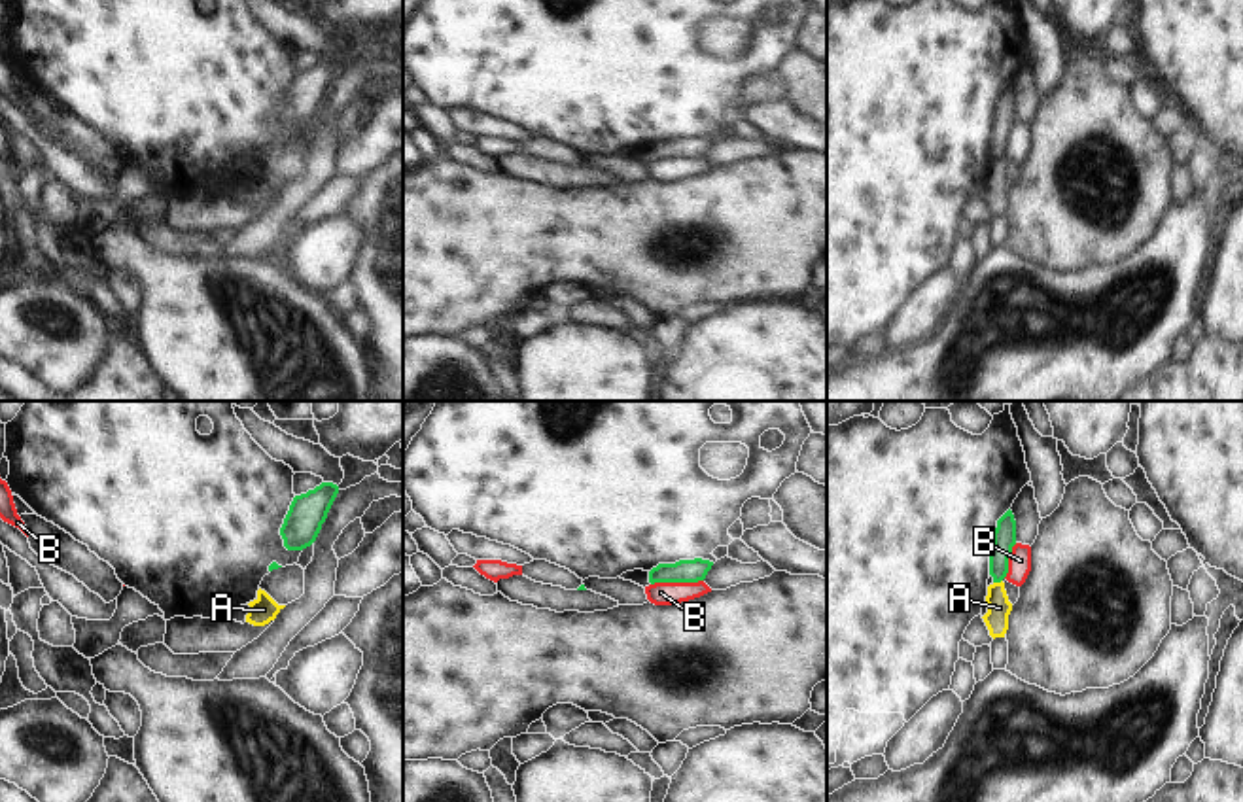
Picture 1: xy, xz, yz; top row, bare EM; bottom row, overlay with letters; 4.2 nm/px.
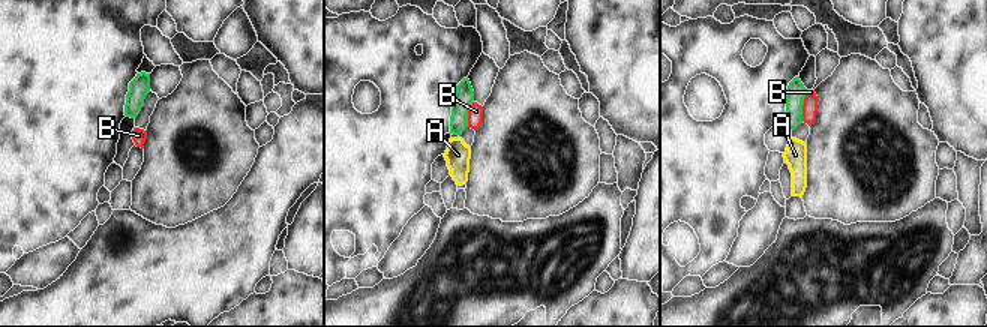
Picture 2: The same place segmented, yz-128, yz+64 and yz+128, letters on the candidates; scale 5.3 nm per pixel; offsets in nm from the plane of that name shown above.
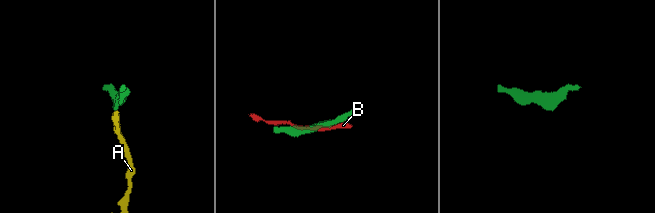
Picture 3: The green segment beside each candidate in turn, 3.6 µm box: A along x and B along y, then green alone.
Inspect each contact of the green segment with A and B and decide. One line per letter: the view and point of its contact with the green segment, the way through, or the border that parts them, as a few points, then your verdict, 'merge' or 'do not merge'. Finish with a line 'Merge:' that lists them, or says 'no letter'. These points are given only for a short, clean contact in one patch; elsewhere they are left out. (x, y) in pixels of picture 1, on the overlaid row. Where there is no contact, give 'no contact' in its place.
A: yz (997, 581) | along yz (1001, 579), (994, 583) | do not merge
B: xz (676, 581) | do not merge
Merge: no letter

